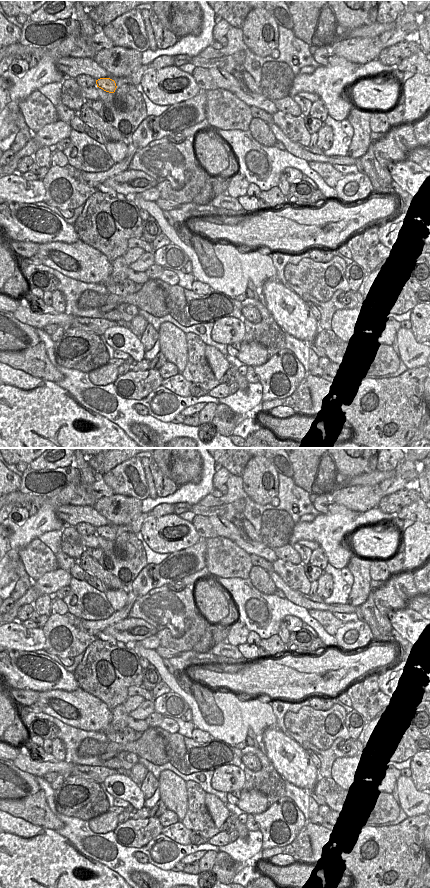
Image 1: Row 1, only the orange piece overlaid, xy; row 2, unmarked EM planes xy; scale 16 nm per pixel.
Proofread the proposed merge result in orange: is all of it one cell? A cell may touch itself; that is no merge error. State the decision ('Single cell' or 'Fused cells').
Single cell.

